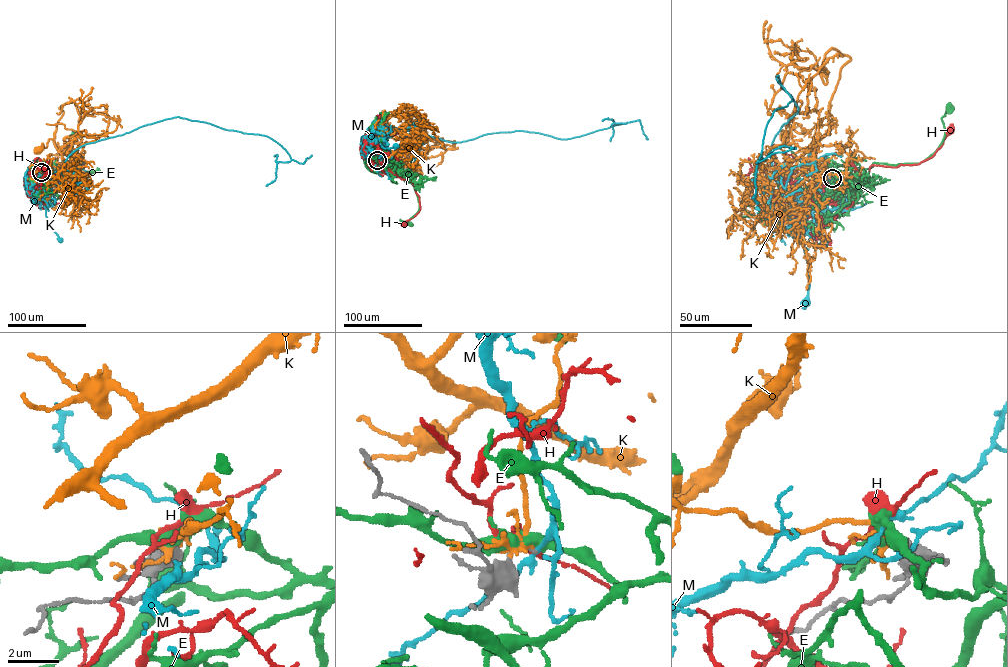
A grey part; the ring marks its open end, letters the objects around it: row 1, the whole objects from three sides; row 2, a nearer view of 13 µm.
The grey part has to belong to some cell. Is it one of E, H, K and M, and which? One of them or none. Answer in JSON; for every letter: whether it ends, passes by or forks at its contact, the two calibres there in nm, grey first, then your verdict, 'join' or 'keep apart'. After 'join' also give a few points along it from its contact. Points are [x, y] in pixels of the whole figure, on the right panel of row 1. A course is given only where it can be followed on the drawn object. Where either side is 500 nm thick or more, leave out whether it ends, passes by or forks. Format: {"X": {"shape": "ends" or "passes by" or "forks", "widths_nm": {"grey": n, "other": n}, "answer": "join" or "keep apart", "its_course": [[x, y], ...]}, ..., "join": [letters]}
{"E": {"shape": "forks", "widths_nm": {"grey": 280, "other": 400}, "answer": "keep apart"}, "H": {"shape": "forks", "widths_nm": {"grey": 200, "other": 360}, "answer": "keep apart"}, "K": {"shape": "forks", "widths_nm": {"grey": 280, "other": 180}, "answer": "keep apart"}, "M": {"shape": "passes by", "widths_nm": {"grey": 120, "other": 240}, "answer": "keep apart"}, "join": []}

